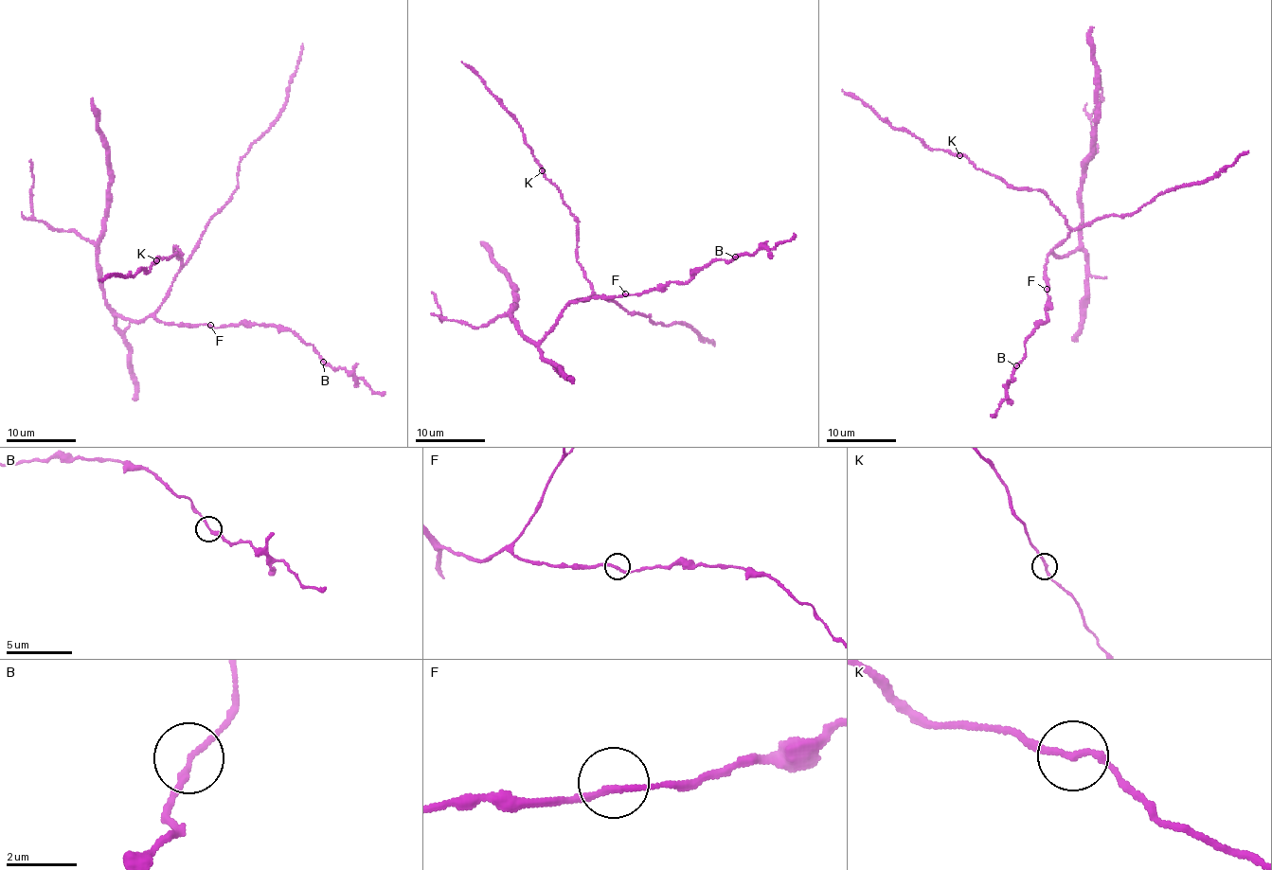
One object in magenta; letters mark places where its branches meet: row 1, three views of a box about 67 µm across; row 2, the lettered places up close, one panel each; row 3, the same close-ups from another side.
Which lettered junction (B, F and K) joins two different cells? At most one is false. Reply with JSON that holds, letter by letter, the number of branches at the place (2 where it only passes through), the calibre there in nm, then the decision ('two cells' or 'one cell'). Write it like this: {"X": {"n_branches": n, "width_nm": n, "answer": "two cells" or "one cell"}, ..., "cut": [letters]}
{"B": {"n_branches": 2, "width_nm": 180, "answer": "one cell"}, "F": {"n_branches": 2, "width_nm": 180, "answer": "one cell"}, "K": {"n_branches": 2, "width_nm": 170, "answer": "one cell"}, "cut": []}

